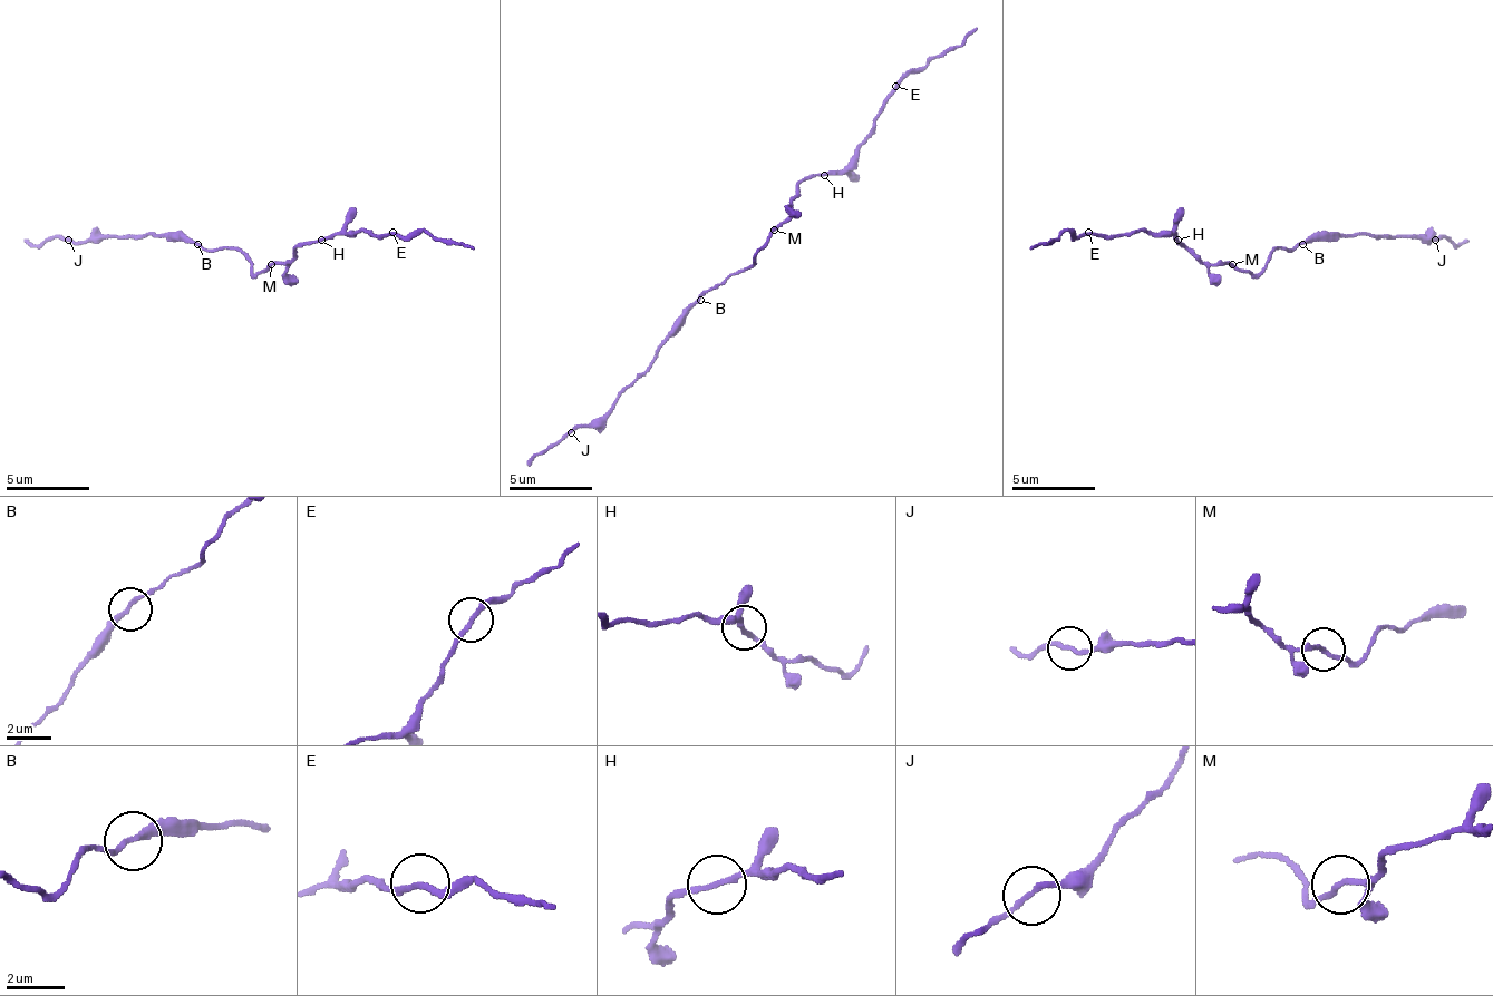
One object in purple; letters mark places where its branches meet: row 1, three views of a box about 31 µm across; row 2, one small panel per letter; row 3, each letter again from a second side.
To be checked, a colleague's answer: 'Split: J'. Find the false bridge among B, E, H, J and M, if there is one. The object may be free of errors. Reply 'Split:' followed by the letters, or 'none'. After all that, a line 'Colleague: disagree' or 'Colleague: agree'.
Split: none
Colleague: disagree

